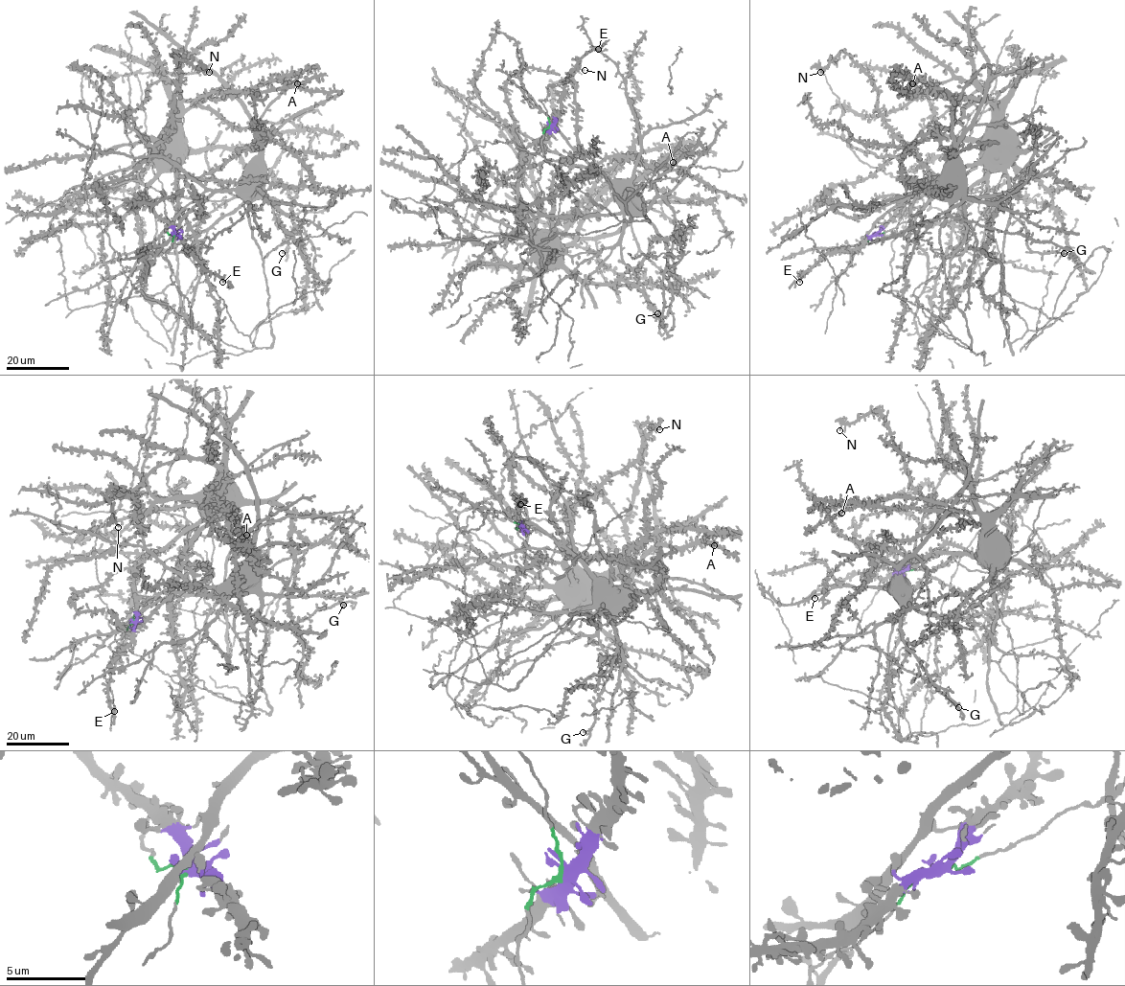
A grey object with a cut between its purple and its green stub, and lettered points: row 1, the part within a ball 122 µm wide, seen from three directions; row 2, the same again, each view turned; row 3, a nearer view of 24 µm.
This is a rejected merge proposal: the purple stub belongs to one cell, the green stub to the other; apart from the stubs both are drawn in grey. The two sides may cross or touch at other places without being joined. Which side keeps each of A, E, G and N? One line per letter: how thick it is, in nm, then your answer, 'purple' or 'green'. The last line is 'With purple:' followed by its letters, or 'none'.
A: 360 nm thick; purple
E: 420 nm thick; purple
G: 500 nm thick; green
N: 260 nm thick; purple
With purple: A, E, N

